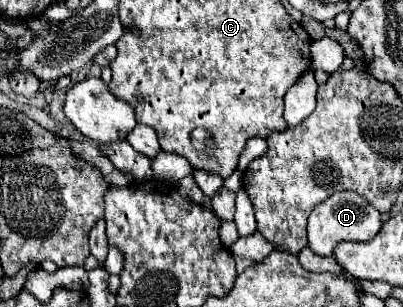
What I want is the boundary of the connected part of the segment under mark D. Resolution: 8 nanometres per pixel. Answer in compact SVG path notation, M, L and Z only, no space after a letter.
M338 192L312 210L312 214L308 218L308 246L316 254L332 256L334 246L338 242L370 240L370 238L374 238L374 234L378 234L380 226L382 226L380 212L370 202L366 202L362 196L358 196L354 192Z

